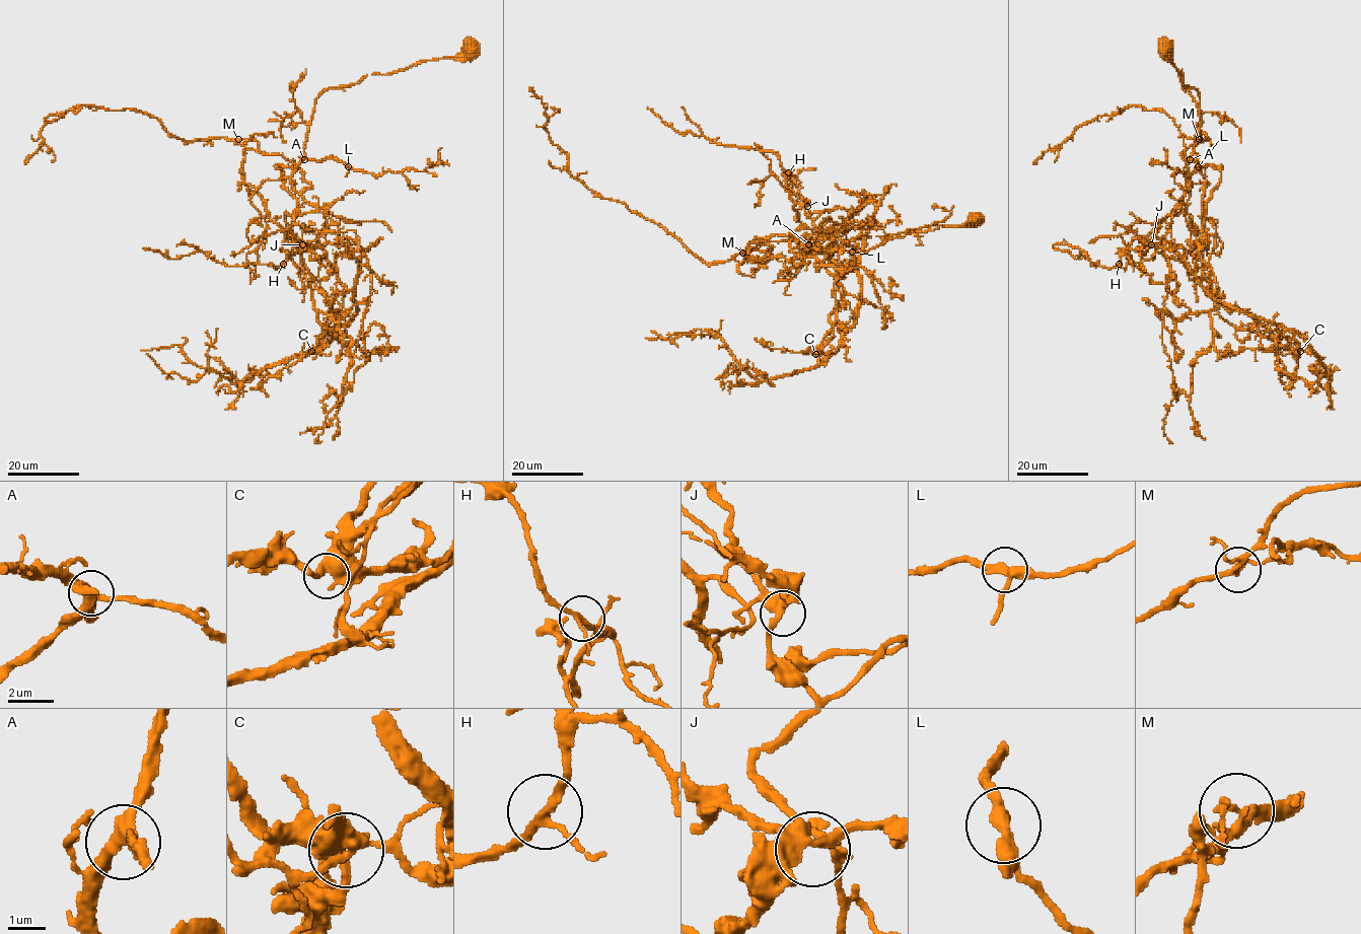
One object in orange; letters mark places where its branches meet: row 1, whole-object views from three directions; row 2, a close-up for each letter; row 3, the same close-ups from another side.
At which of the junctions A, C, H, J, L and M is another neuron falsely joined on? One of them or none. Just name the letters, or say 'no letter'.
M

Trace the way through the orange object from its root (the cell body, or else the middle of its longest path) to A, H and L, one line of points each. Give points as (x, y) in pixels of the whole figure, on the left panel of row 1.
A: (469, 47), (461, 56), (425, 60), (325, 90), (315, 99), (304, 159)
H: (469, 47), (461, 56), (366, 75), (320, 94), (291, 177), (316, 209), (294, 218), (282, 246), (284, 264)
L: (469, 47), (461, 56), (425, 60), (325, 90), (315, 99), (304, 155), (317, 160), (337, 158), (348, 166)

